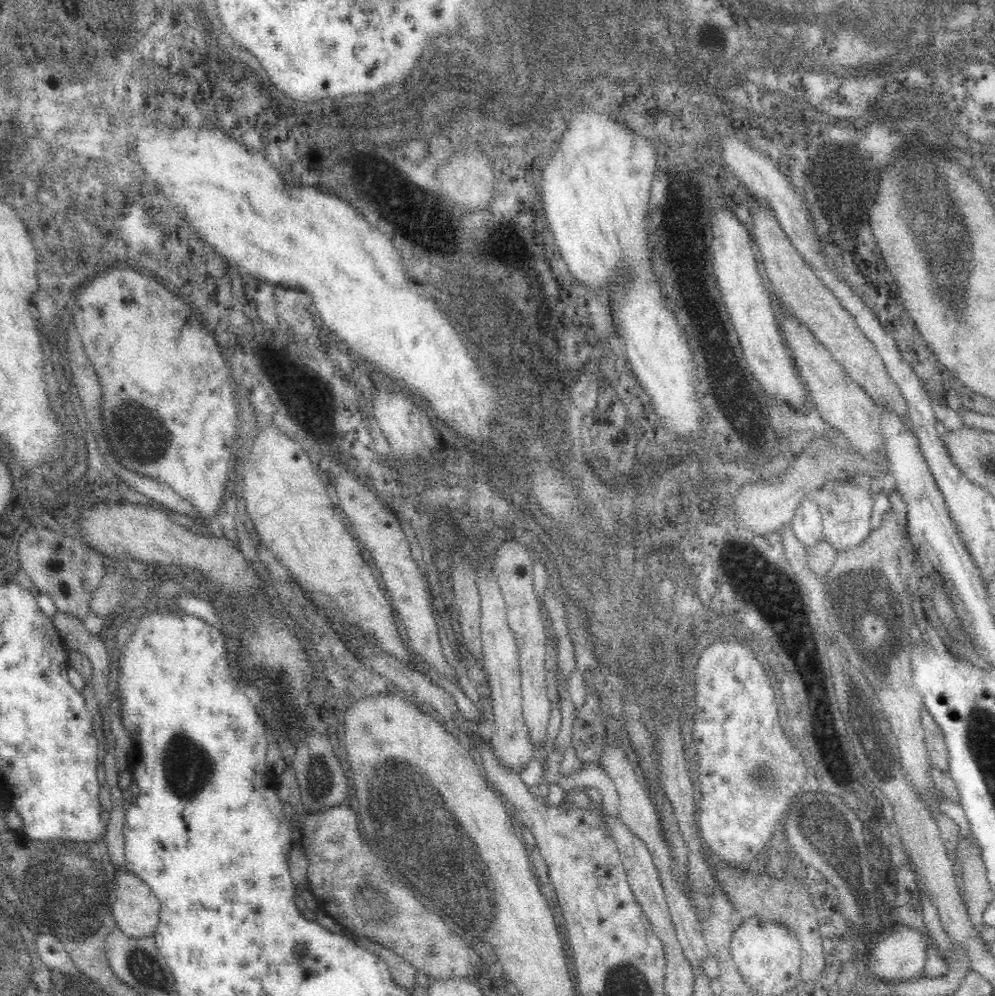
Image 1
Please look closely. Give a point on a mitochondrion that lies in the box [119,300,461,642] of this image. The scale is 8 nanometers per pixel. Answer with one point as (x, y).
(153, 439)

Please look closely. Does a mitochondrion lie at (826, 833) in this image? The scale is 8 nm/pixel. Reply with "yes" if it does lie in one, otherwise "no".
yes

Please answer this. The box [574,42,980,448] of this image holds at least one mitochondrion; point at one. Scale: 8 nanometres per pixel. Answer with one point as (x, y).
(748, 67)

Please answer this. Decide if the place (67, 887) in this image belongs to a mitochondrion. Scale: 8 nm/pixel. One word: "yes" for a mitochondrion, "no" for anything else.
yes

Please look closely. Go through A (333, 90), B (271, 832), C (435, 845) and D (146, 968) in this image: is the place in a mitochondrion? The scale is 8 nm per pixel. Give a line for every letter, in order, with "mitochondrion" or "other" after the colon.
A: mitochondrion
B: other
C: mitochondrion
D: mitochondrion

